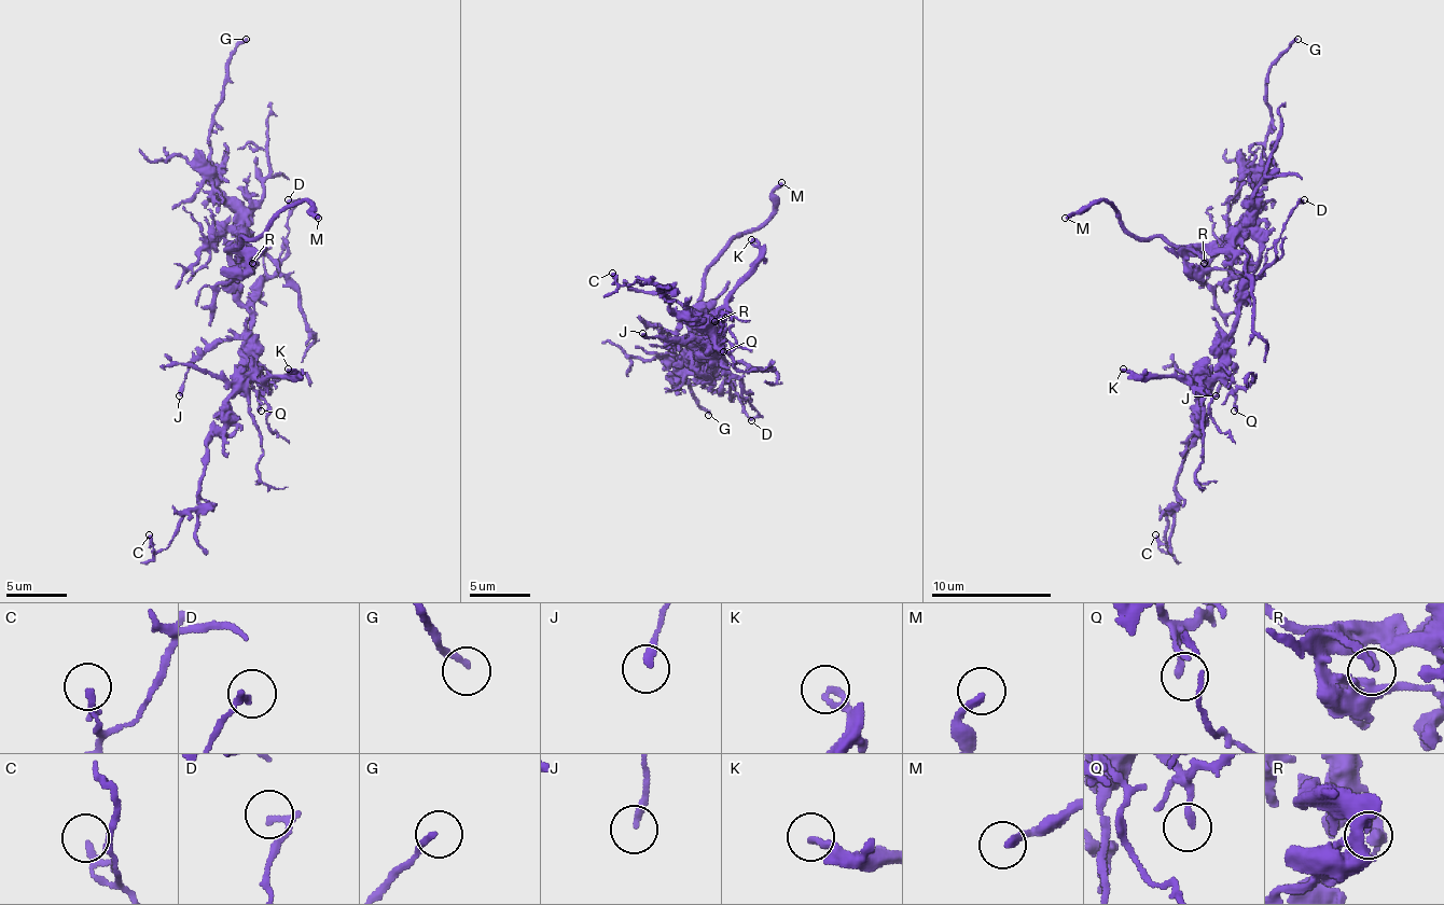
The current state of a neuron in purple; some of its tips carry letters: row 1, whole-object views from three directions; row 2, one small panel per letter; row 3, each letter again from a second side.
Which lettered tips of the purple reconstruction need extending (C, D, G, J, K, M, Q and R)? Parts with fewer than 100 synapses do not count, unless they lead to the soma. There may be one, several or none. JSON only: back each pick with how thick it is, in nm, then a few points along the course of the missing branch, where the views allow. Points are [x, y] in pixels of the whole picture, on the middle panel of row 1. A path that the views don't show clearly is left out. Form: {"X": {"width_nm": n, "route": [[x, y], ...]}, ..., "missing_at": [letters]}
{"M": {"width_nm": 240, "route": [[781, 182], [845, 107], [842, 80], [830, 88], [699, 82]]}, "missing_at": ["M"]}

